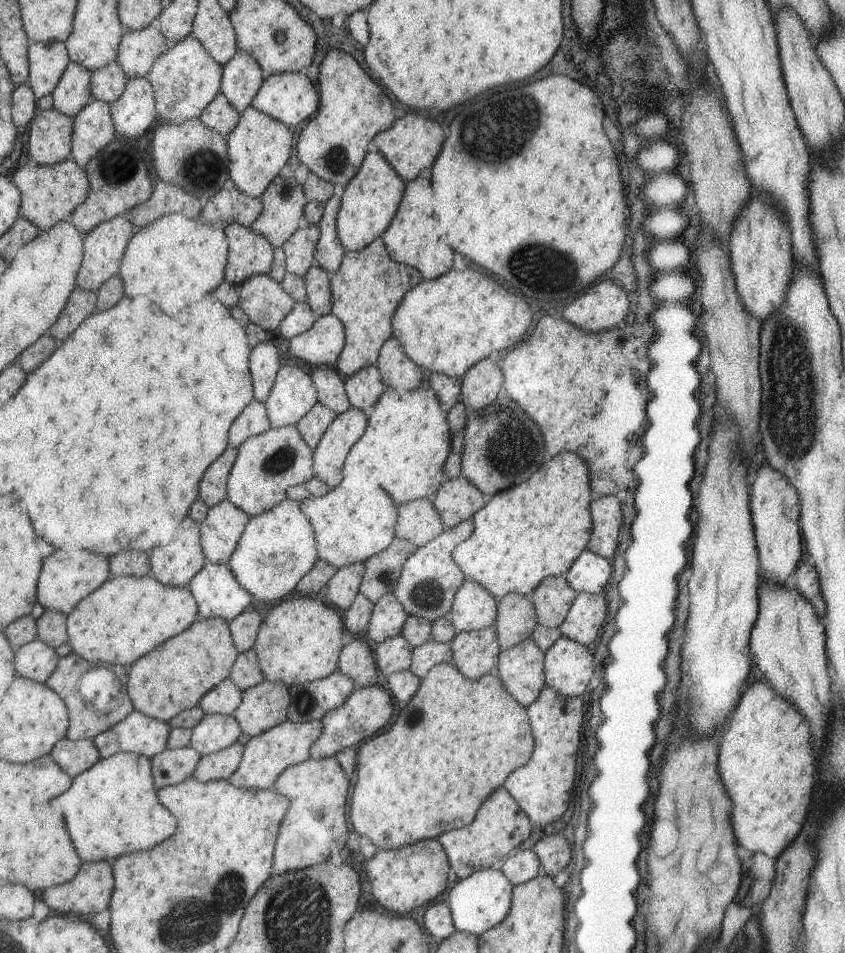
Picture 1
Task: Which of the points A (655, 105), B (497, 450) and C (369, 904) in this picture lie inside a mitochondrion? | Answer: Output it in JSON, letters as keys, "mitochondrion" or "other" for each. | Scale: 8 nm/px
{"A":"other","B":"mitochondrion","C":"other"}

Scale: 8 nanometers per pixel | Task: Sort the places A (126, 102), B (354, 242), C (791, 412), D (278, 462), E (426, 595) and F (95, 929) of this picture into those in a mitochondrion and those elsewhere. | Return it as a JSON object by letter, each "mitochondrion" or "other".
{"A":"other","B":"other","C":"mitochondrion","D":"mitochondrion","E":"mitochondrion","F":"other"}

